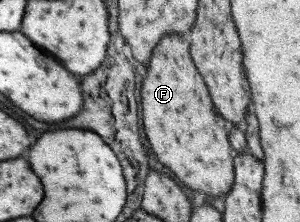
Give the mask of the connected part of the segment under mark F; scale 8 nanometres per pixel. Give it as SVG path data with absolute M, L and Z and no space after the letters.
M174 33L160 37L156 49L152 49L146 77L140 81L140 113L152 151L178 181L205 195L226 196L232 189L234 165L224 119L214 111L208 91L188 57L188 43Z

